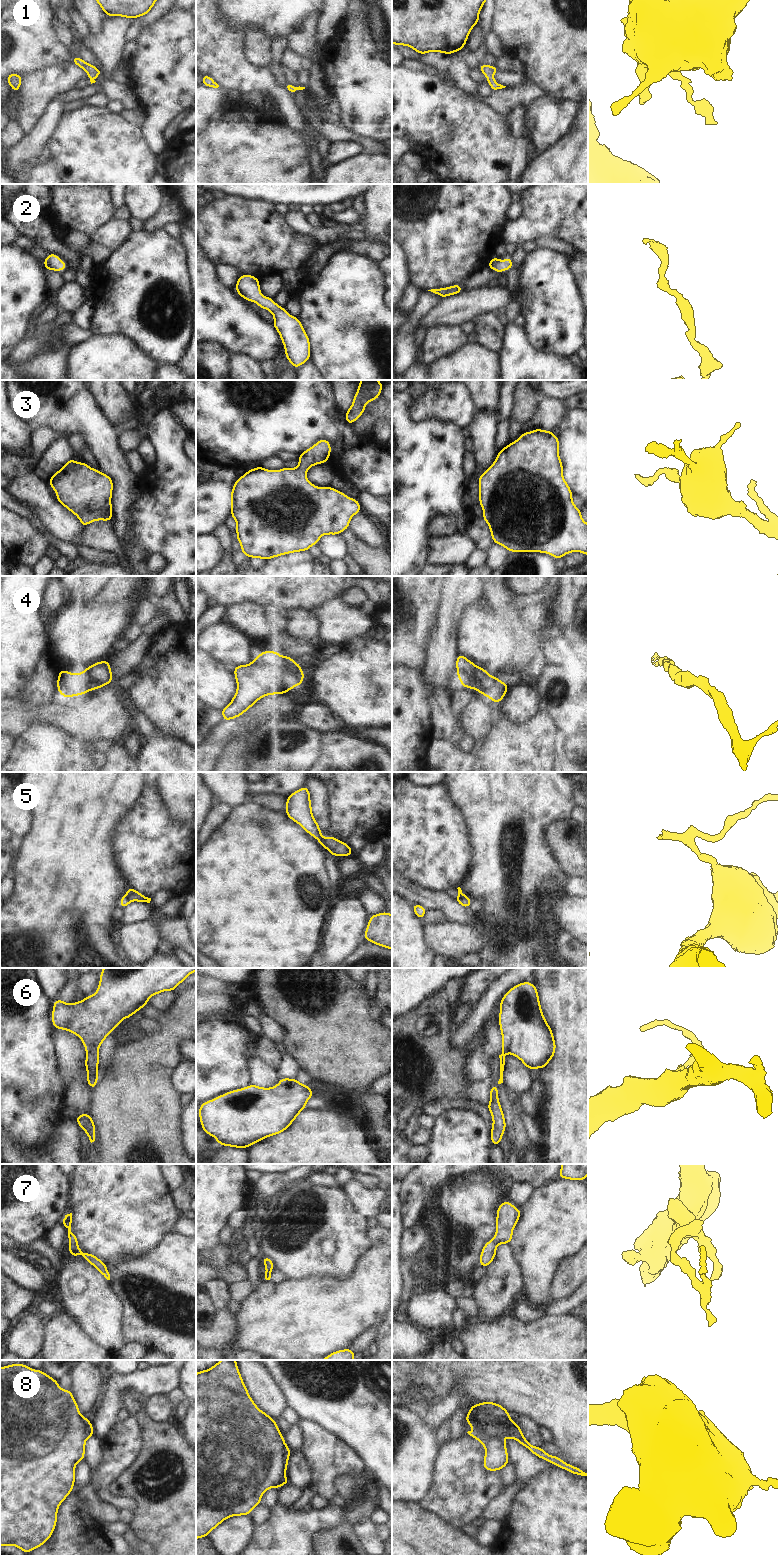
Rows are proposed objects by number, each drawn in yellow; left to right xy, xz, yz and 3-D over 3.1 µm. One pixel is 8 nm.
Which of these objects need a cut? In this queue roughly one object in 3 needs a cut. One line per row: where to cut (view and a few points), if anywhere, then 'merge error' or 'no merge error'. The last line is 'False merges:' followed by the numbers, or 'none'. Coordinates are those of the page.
1: no cut | no merge error
2: no cut | no merge error
3: no cut | no merge error
4: no cut | no merge error
5: xz (324, 838), (324, 846), (326, 848) | merge error
6: no cut | no merge error
7: no cut | no merge error
8: xz (285, 1444), (282, 1450), (284, 1476), (276, 1487) | merge error
False merges: 5, 8

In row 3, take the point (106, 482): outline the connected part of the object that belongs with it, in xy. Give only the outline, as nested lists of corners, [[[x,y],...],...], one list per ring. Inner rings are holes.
[[[71,458],[51,476],[48,482],[50,487],[56,491],[58,502],[76,515],[84,528],[94,521],[112,521],[113,481],[110,476],[90,468],[84,461],[78,463]]]

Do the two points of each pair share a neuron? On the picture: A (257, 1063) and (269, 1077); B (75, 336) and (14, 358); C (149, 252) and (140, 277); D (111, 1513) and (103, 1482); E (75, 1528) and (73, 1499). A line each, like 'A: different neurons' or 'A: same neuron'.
A: same neuron
B: same neuron
C: same neuron
D: different neurons
E: same neuron

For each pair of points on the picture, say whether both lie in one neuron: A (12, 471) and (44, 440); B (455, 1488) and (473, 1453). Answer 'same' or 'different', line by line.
A: same
B: same

